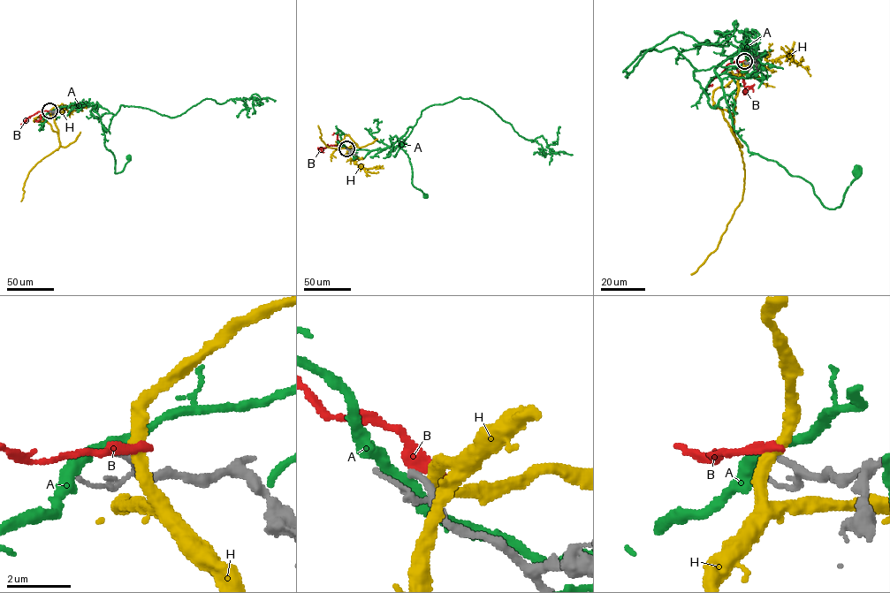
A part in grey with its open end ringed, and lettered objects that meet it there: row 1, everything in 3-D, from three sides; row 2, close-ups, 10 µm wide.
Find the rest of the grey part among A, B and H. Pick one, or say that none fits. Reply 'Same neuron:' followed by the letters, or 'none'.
Same neuron: none

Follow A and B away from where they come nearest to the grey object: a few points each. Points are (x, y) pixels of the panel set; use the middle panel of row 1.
A: (346, 148), (351, 151), (383, 148), (391, 146), (391, 140), (396, 136), (409, 158), (412, 185), (425, 197)
B: (346, 148), (338, 144), (321, 150)

